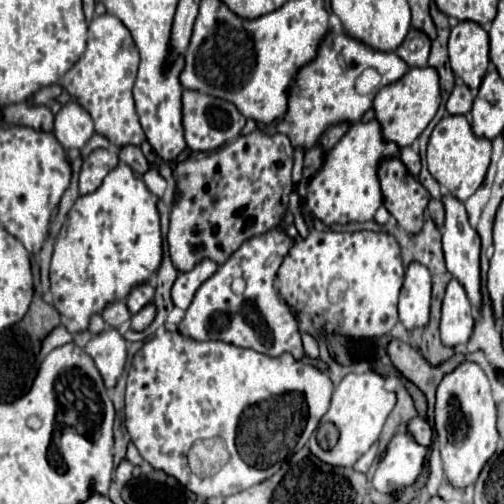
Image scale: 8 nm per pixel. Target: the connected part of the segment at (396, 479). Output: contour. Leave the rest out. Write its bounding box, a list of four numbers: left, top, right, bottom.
[373,430,429,494]

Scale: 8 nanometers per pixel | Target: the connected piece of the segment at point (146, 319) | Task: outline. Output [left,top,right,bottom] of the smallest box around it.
[131,302,155,330]

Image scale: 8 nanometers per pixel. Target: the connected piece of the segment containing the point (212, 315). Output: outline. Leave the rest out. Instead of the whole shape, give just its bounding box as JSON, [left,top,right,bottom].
[177,226,303,358]

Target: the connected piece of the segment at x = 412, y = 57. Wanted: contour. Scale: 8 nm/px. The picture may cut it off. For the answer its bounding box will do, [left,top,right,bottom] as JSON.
[395,28,431,68]

